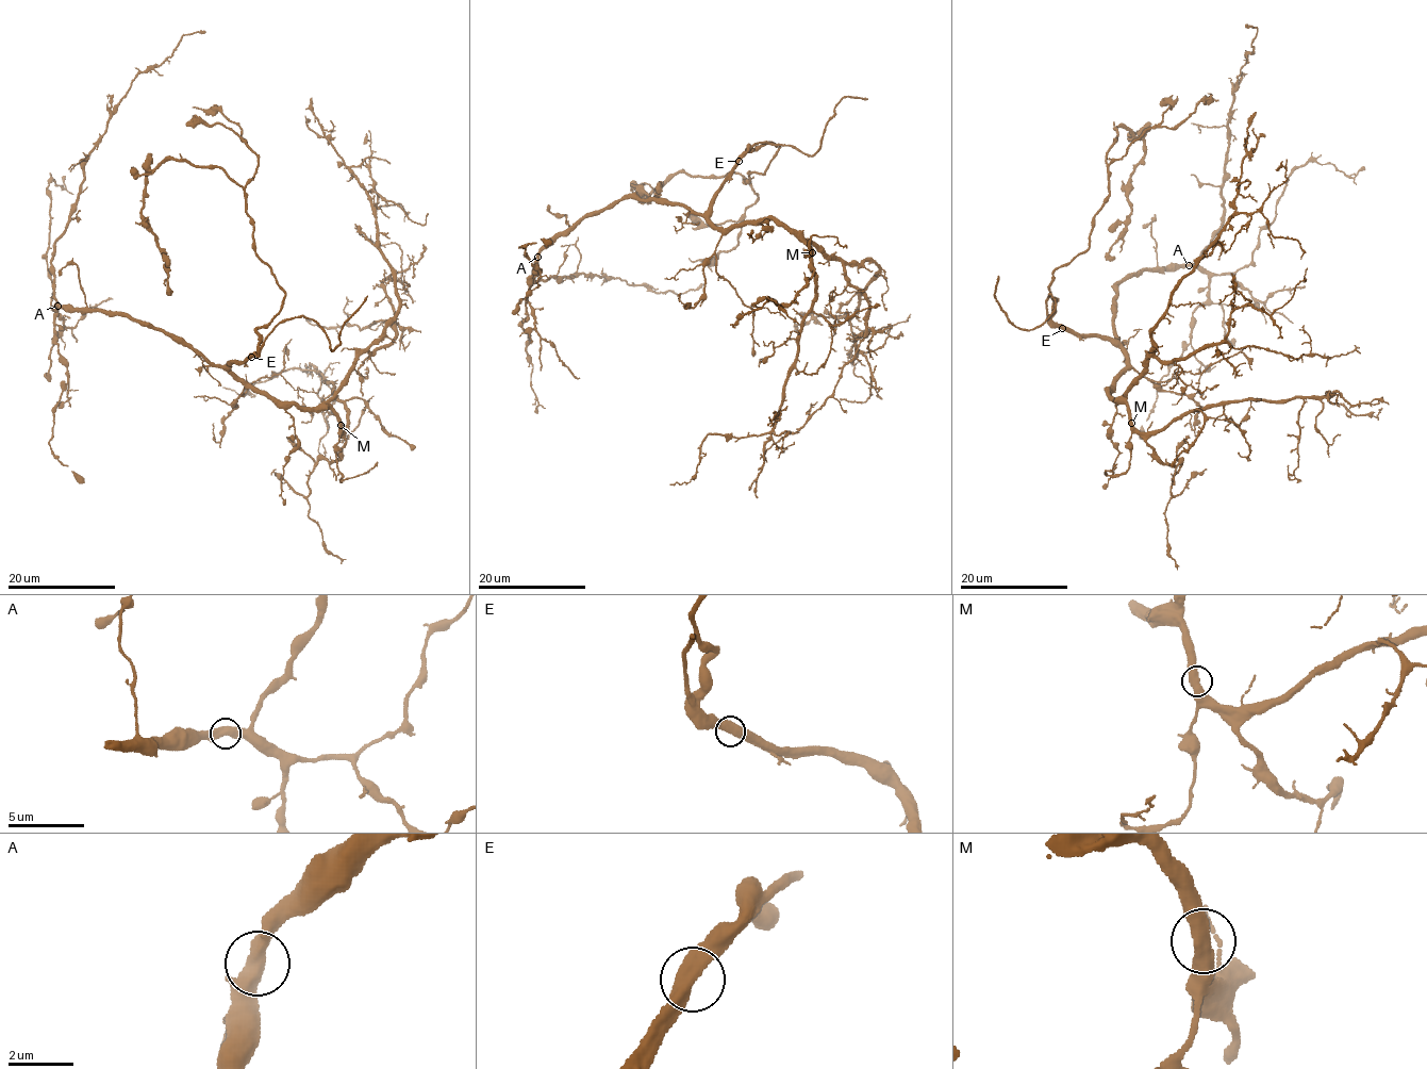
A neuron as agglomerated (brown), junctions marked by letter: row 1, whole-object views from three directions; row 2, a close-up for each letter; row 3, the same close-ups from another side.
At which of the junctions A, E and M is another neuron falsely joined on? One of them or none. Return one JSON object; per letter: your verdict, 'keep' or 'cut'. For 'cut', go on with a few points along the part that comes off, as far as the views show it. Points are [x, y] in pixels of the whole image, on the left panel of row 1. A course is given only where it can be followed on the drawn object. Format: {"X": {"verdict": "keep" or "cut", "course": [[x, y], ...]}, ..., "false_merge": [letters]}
{"A": {"verdict": "keep"}, "E": {"verdict": "keep"}, "M": {"verdict": "keep"}, "false_merge": []}

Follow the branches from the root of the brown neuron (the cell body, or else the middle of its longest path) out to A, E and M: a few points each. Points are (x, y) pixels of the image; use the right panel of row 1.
A: (1116, 336), (1113, 327), (1116, 294), (1126, 277), (1148, 269), (1189, 265)
E: (1116, 336), (1115, 341), (1100, 335), (1082, 336), (1062, 328)
M: (1116, 336), (1126, 356), (1126, 365), (1109, 392), (1127, 406), (1131, 423)

